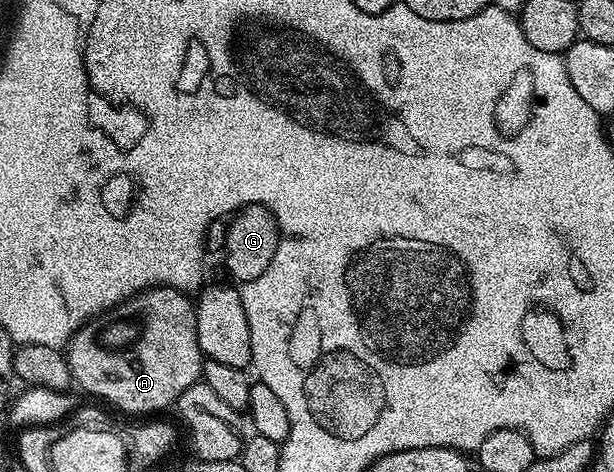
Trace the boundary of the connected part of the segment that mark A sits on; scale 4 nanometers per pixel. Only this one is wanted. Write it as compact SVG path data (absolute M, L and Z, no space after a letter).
M149 287L147 291L142 291L138 295L133 295L124 303L110 308L108 311L95 314L93 319L87 319L78 332L70 338L64 354L66 364L70 366L70 378L75 384L79 383L84 390L90 395L95 395L98 399L103 399L106 403L111 403L114 407L119 407L122 411L162 411L165 407L173 408L178 402L180 393L188 389L192 384L199 382L202 378L202 365L204 356L198 338L196 337L196 313L194 312L195 304L191 296L185 291L178 291L175 287Z

